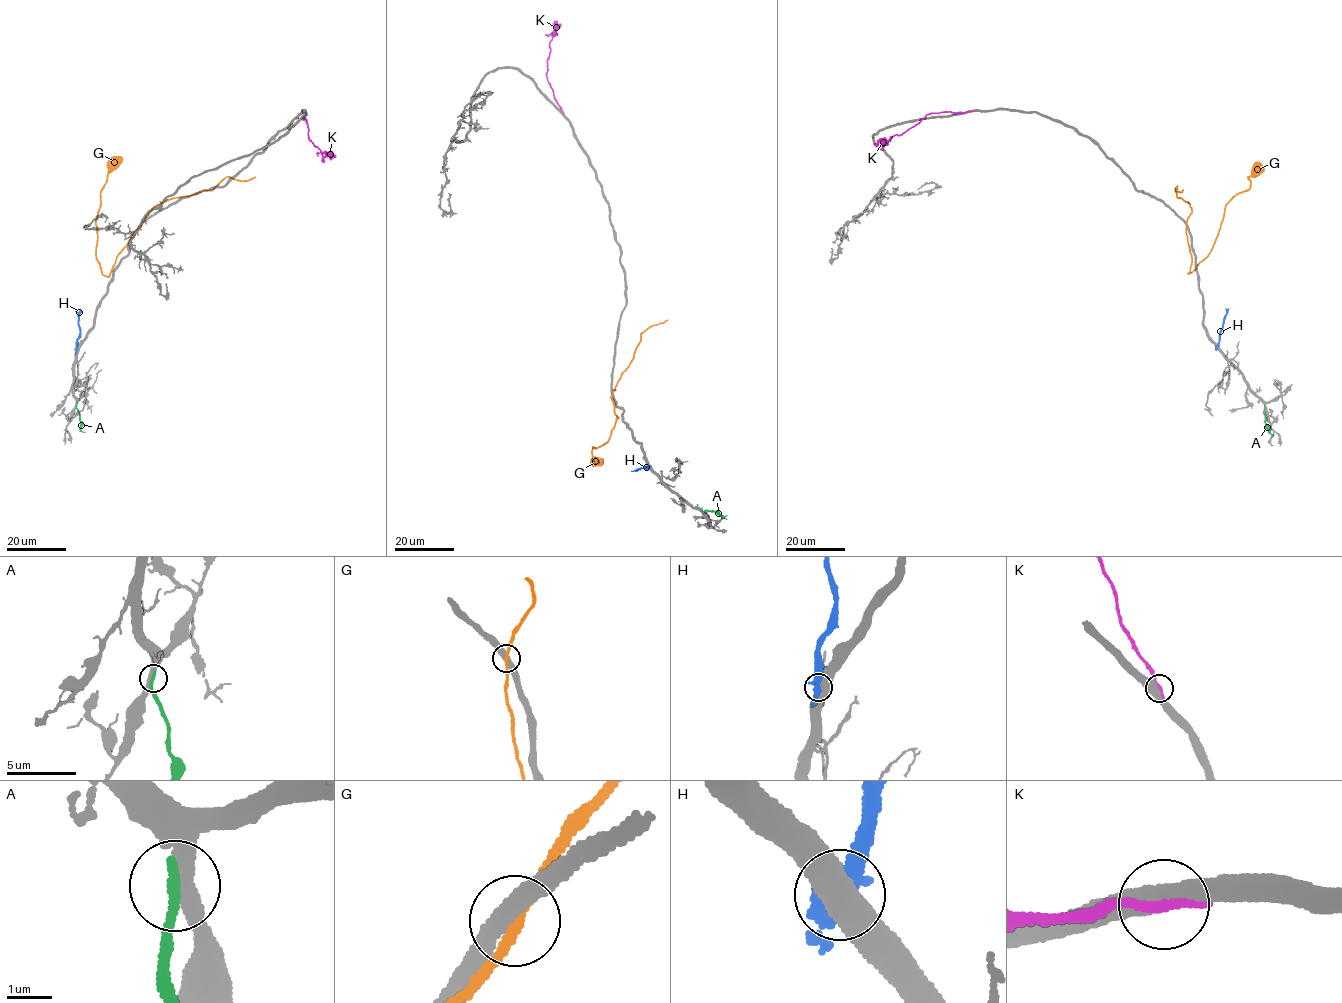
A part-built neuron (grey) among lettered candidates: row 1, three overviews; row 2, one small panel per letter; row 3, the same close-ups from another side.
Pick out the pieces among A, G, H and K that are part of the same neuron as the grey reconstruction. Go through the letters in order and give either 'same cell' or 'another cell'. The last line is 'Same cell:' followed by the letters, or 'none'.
A: same cell
G: another cell
H: another cell
K: another cell
Same cell: A

